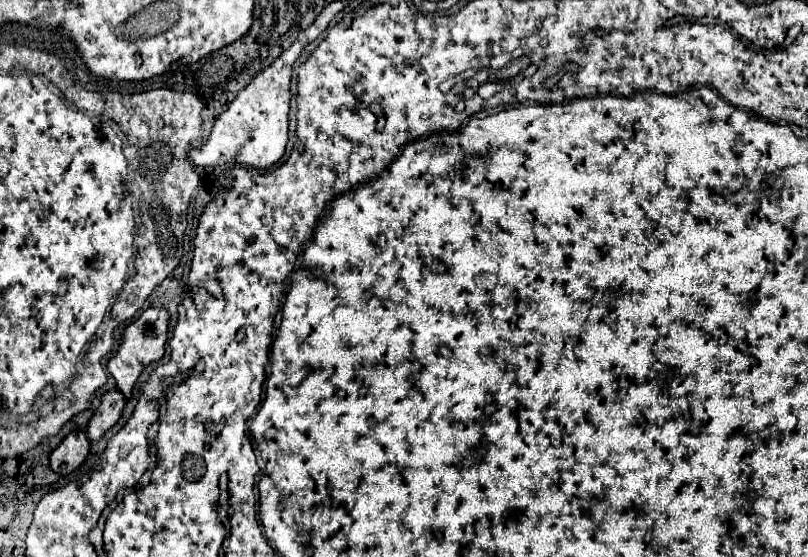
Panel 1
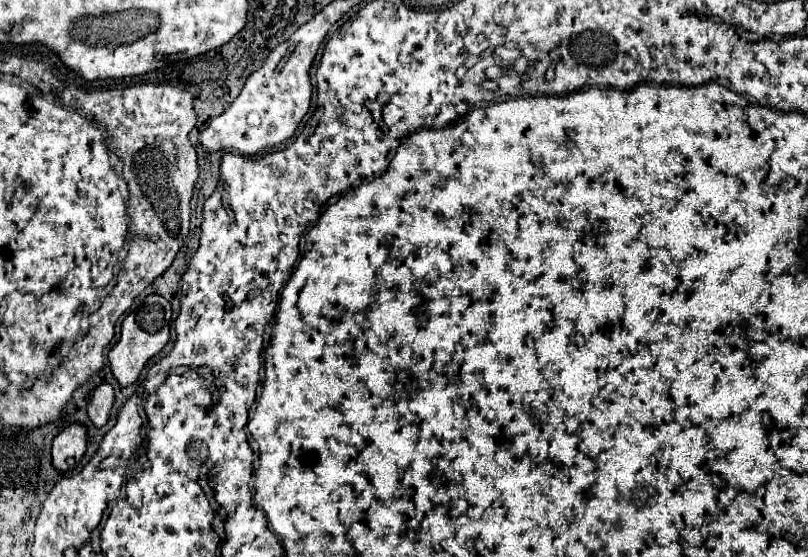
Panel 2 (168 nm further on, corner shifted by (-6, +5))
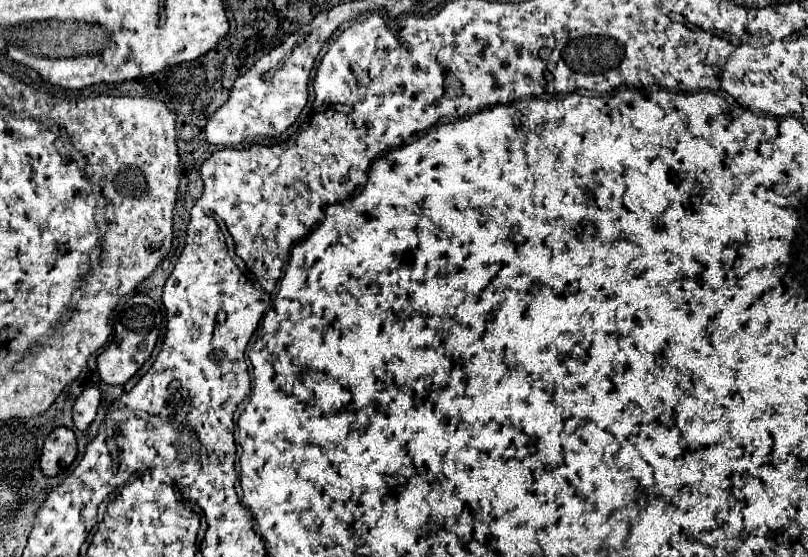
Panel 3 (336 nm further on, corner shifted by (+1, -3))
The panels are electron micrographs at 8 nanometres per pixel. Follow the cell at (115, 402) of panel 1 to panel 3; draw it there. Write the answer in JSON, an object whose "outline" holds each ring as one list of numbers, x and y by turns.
{"outline":[[90,387,86,389,74,403,74,425,76,429,80,431,86,431,90,427,90,423,94,421,96,417,96,409,100,405,100,391,96,387]]}

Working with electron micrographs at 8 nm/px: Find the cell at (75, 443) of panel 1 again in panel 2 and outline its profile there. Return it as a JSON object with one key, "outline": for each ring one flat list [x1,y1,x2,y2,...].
{"outline":[[73,423,65,427,53,439,53,467,59,471,73,469,87,447,87,429,81,423]]}

